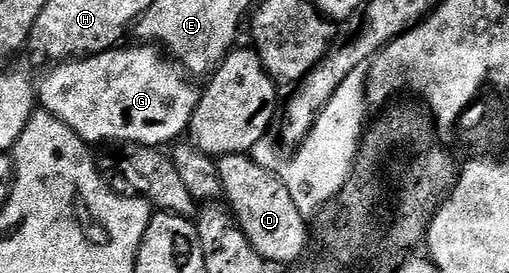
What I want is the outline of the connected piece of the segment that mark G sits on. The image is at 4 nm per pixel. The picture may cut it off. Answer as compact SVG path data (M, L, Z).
M117 46L109 51L99 52L96 56L72 58L52 66L52 69L38 80L39 107L45 112L54 114L58 122L66 122L66 126L77 132L89 146L104 146L109 142L119 142L139 144L142 148L160 148L165 146L164 144L171 145L179 141L187 133L194 118L201 89L195 88L191 84L193 81L159 47L124 47Z

